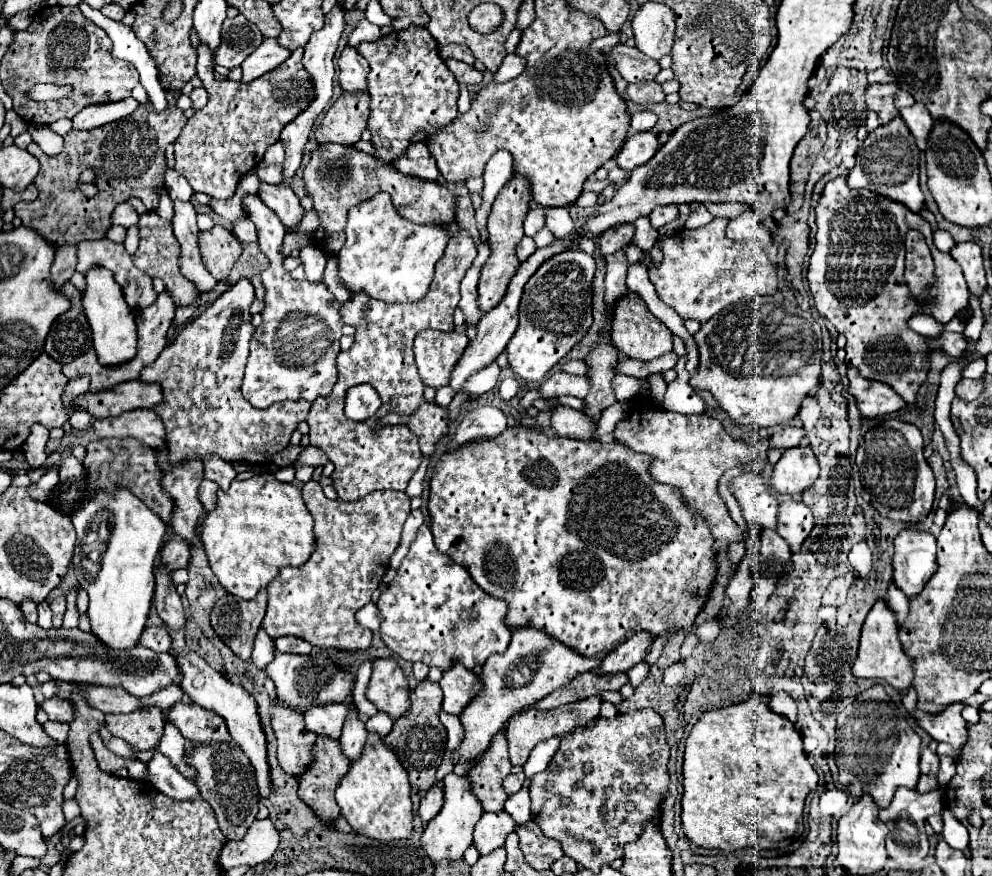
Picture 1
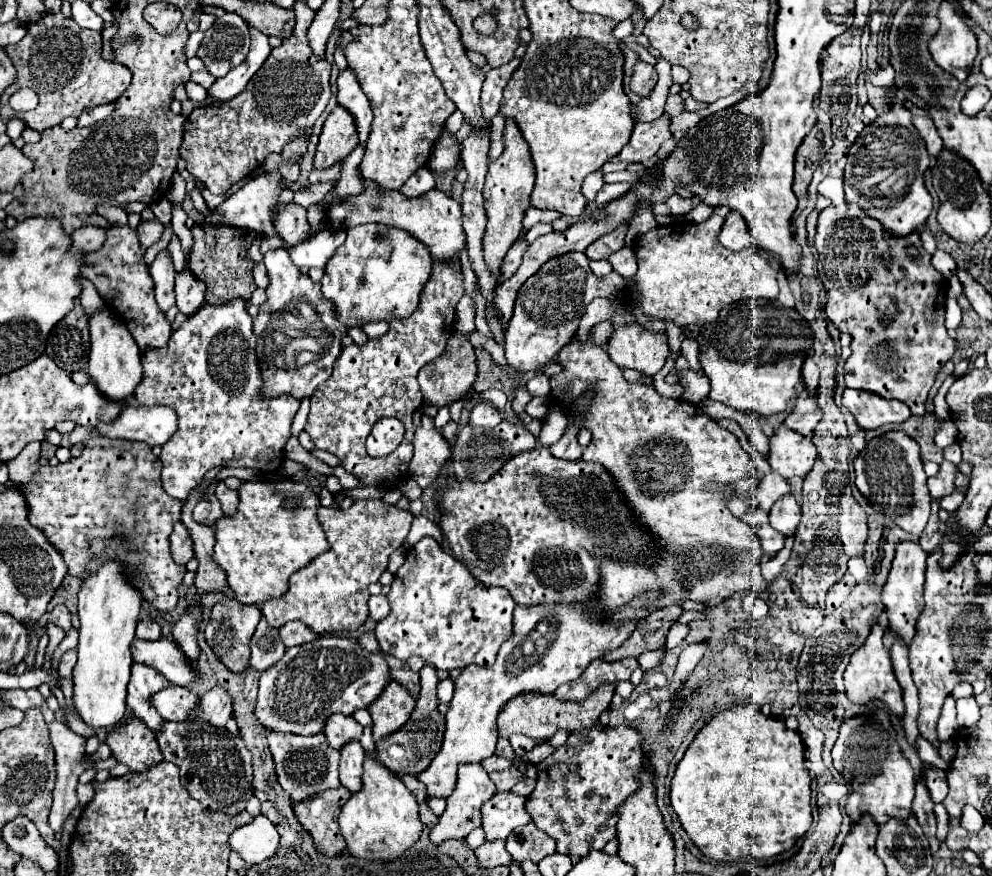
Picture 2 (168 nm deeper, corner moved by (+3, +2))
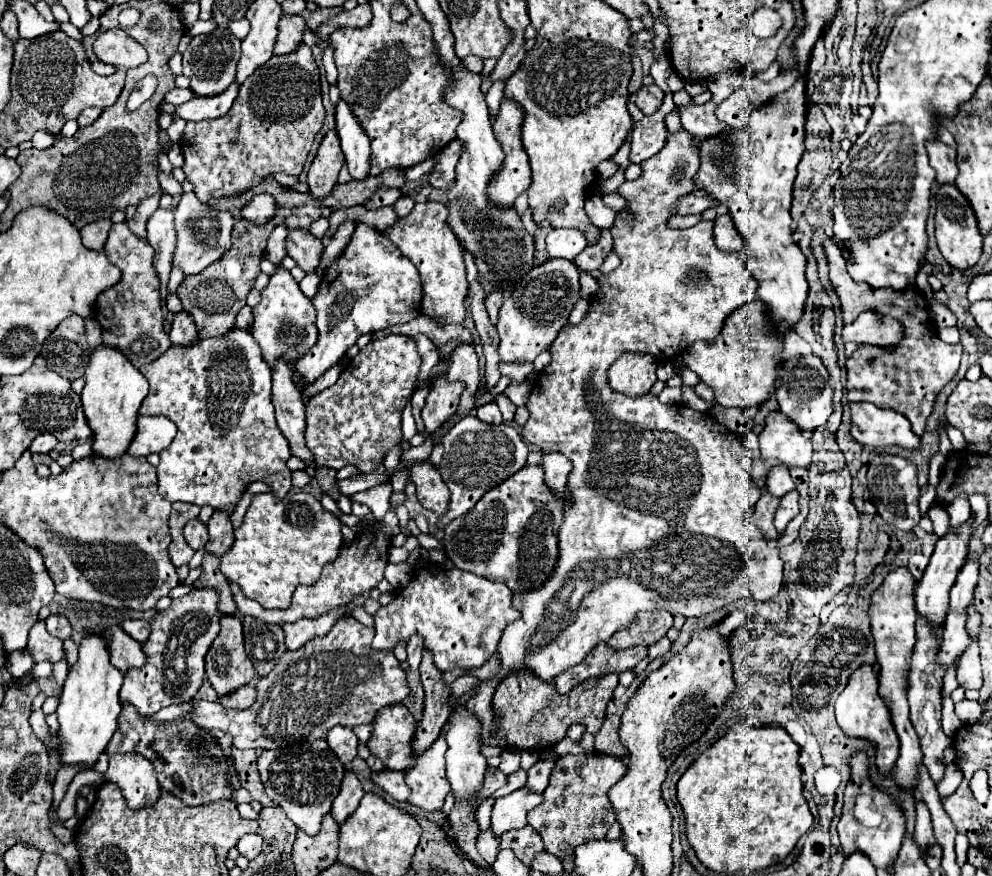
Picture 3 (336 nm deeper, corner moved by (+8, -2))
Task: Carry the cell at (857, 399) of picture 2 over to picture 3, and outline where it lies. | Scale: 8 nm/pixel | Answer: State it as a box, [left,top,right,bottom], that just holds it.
[850,403,920,453]

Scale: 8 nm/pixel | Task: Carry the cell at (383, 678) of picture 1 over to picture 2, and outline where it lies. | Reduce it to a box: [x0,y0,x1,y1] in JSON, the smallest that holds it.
[367,679,415,741]

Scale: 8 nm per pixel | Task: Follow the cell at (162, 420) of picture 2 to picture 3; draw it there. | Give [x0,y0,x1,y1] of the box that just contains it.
[128,415,176,457]

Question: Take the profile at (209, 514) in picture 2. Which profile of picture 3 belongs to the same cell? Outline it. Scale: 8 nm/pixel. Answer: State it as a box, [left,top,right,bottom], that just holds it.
[184,519,208,551]

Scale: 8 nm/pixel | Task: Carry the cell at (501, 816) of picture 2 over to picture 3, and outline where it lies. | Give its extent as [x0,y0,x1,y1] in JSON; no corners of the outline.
[492,787,544,835]

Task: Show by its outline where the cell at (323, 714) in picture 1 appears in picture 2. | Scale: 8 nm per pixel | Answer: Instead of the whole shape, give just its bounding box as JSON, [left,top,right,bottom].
[323,713,363,749]

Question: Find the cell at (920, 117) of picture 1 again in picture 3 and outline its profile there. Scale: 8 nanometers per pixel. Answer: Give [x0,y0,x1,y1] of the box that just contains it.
[928,141,958,185]

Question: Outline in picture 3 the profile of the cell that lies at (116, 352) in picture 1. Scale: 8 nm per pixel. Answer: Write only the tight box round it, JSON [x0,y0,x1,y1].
[80,345,148,459]

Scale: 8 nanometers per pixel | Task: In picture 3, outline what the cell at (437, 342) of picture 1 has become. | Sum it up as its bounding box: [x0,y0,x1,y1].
[422,375,464,433]

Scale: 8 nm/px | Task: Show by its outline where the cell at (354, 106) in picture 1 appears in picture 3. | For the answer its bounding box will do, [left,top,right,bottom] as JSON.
[308,131,344,199]

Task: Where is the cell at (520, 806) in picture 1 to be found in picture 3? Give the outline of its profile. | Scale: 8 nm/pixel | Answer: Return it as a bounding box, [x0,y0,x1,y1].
[526,757,556,793]

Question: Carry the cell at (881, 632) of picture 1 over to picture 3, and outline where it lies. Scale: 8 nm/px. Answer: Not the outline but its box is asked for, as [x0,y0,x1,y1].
[836,667,898,777]

